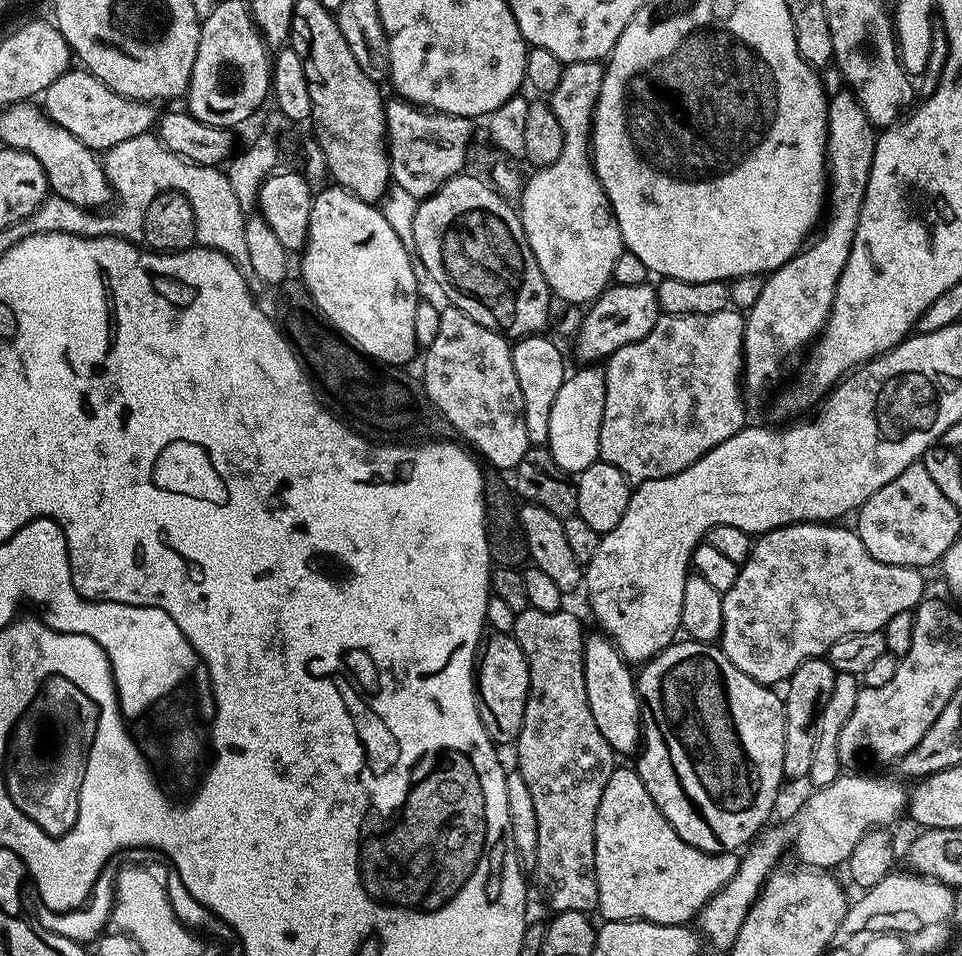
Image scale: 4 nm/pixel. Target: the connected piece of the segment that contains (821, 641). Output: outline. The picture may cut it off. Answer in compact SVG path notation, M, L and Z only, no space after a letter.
M793 522L787 524L785 528L776 528L772 532L757 535L752 545L752 552L748 555L748 561L739 565L734 578L734 586L730 586L730 590L723 593L722 630L718 647L726 654L726 658L730 658L730 662L734 662L734 666L738 666L738 670L742 670L742 674L750 674L750 678L754 678L759 684L783 685L794 674L794 670L798 670L798 666L802 666L802 662L827 657L830 646L834 646L834 642L838 642L838 638L846 638L850 634L881 631L886 626L886 622L890 622L890 618L894 618L894 614L912 612L916 605L925 599L925 573L921 569L878 562L878 558L874 558L874 554L870 554L870 550L866 550L862 538L856 531L851 527L836 527L840 526L832 522Z

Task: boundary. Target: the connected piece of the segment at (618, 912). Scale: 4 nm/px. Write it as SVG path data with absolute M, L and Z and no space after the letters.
M618 766L602 790L602 802L598 802L598 814L594 818L594 870L598 882L599 915L604 920L645 920L651 924L683 924L695 921L699 917L705 902L734 874L740 865L740 856L736 852L703 852L678 838L674 826L666 822L658 810L650 790L642 782L635 767Z

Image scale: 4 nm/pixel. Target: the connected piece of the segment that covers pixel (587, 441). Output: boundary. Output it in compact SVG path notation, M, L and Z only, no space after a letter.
M585 365L565 377L550 412L550 434L547 448L560 469L570 476L595 464L600 457L602 414L605 412L606 382L601 365Z

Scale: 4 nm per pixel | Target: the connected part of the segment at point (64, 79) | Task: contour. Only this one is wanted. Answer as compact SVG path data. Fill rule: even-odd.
M86 70L63 72L57 80L42 93L43 111L62 130L70 130L87 148L107 150L126 138L138 138L151 133L158 124L158 112L151 103L131 100L94 78Z

